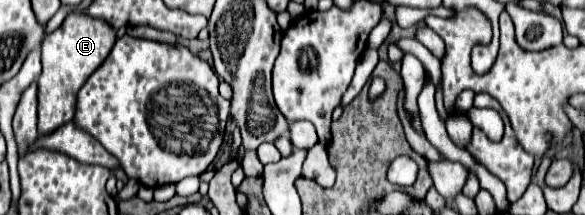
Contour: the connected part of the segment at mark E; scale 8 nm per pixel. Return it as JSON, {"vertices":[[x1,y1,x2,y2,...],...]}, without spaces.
{"vertices":[[66,16,62,26,50,32,42,42,42,74,38,78,38,132,52,134,74,118,74,102,80,86,106,60,116,34,106,22,90,16]]}

